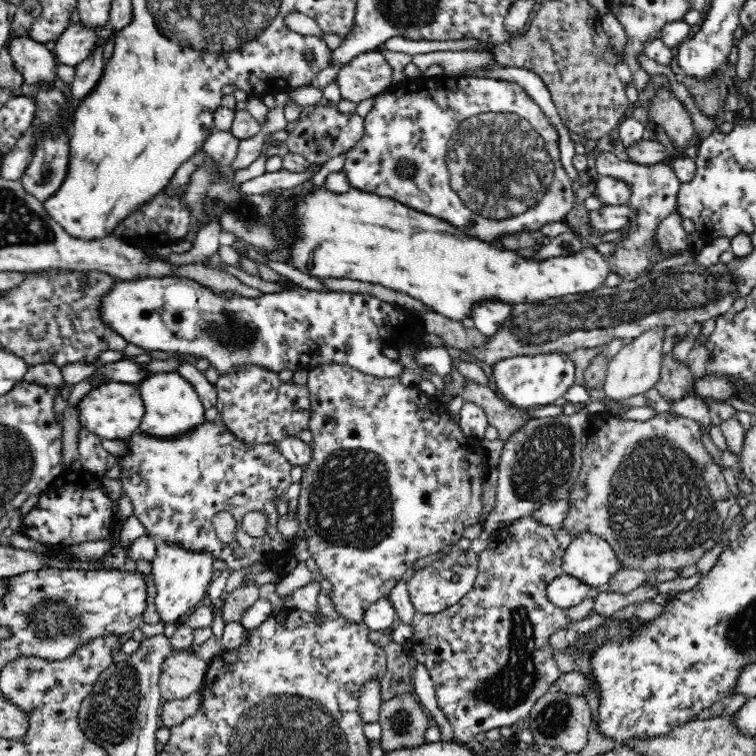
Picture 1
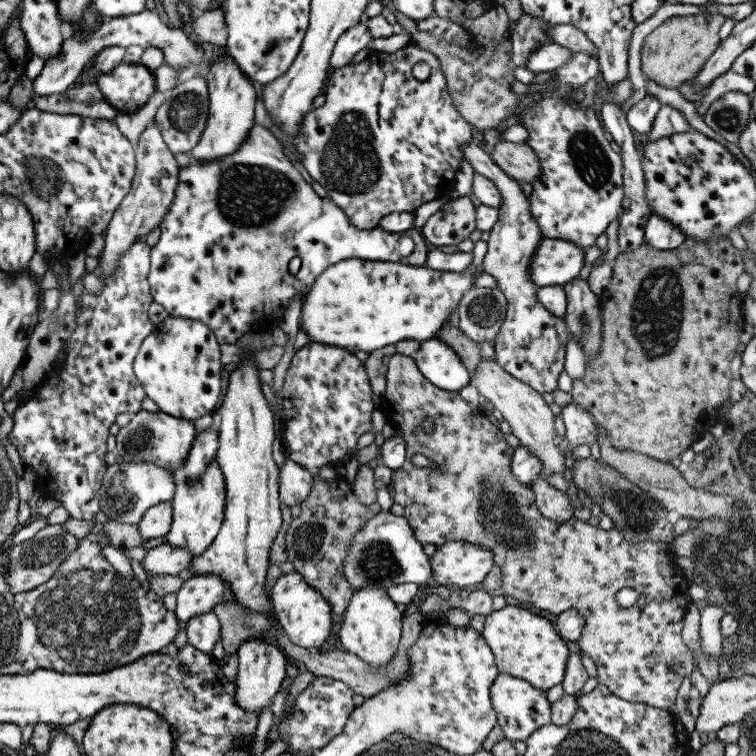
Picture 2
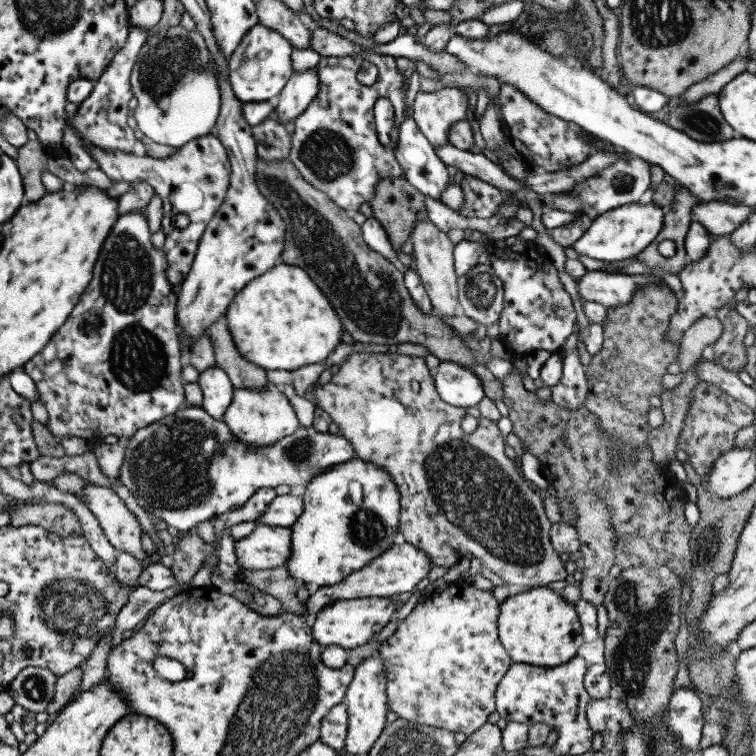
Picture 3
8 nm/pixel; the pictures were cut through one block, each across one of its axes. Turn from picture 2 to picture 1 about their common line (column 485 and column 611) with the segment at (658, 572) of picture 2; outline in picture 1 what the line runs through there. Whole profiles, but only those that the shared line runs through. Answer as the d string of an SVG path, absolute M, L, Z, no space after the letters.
M605 410L601 413L590 414L587 418L583 432L585 447L582 450L582 468L569 494L570 510L568 510L568 516L566 516L564 522L561 523L562 528L566 528L572 539L586 532L600 536L612 546L620 563L627 568L632 567L646 572L655 569L661 571L665 568L676 571L685 566L696 564L706 552L712 550L716 542L719 542L719 537L724 534L727 528L730 508L737 503L737 496L730 491L730 486L728 486L722 471L723 468L714 462L712 456L704 448L704 444L700 441L700 438L702 438L700 427L693 419L666 412L656 413L653 418L646 421L618 418L616 415L616 411Z

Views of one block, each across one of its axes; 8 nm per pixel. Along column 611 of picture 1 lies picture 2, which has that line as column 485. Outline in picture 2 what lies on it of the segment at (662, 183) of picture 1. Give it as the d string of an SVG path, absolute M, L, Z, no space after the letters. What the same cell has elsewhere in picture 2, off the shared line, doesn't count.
M472 141L462 143L460 150L473 173L488 178L496 185L502 197L502 204L496 208L499 210L498 222L489 230L490 237L483 260L484 272L496 278L498 288L507 300L507 316L495 338L495 360L508 374L522 380L536 392L551 393L558 388L558 376L565 367L565 347L556 332L557 318L539 304L536 298L539 287L532 282L528 272L536 247L543 238L540 228L530 212L528 197L522 192L518 181L509 178L490 159L488 153Z

